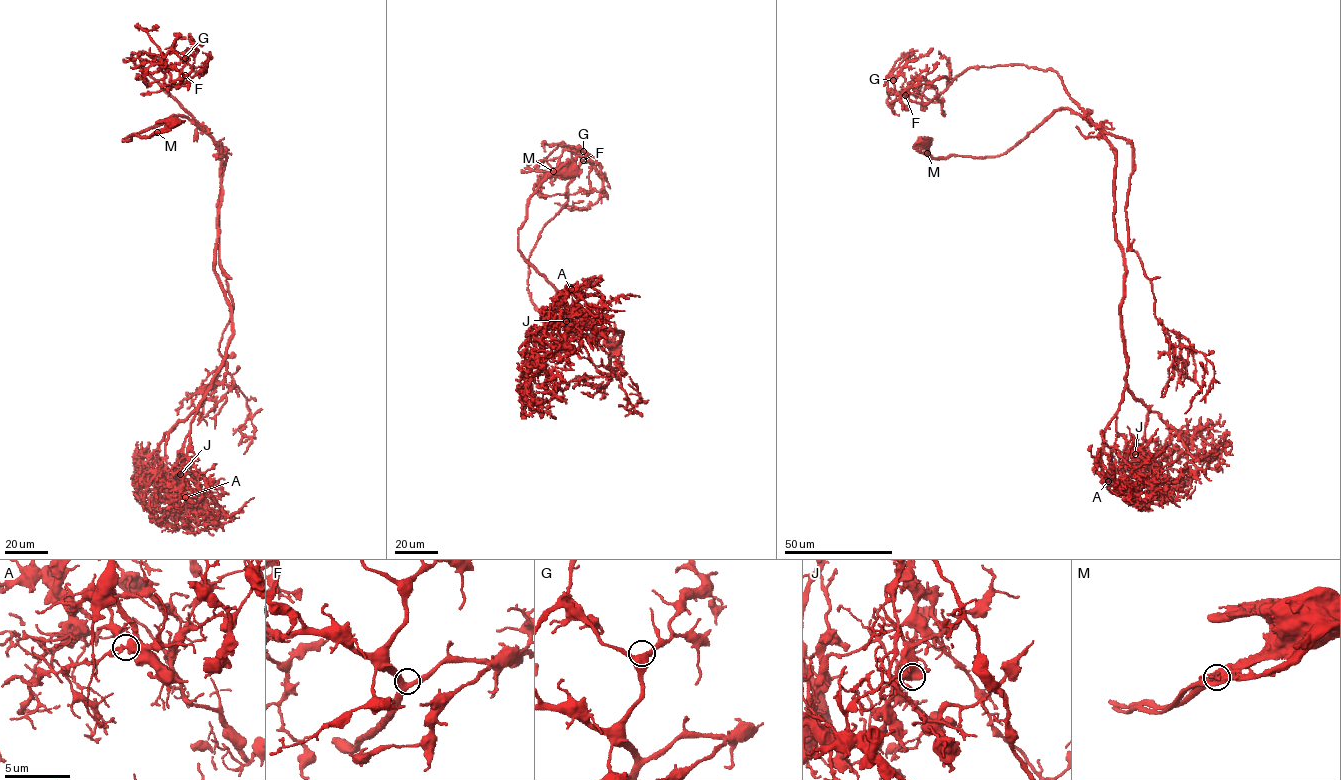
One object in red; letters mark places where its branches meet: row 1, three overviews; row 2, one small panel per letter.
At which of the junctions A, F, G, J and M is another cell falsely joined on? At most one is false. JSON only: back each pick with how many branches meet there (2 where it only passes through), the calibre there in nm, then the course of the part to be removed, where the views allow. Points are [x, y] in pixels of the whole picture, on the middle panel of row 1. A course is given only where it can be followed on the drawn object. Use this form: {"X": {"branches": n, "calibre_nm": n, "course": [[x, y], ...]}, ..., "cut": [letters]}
{"M": {"branches": 3, "calibre_nm": 650, "course": [[553, 171], [518, 249], [618, 346], [622, 366], [607, 365], [633, 408], [629, 377]]}, "cut": ["M"]}

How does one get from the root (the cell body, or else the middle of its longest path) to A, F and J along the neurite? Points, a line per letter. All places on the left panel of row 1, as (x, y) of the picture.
A: (173, 124), (122, 141), (177, 115), (213, 140), (222, 188), (215, 271), (232, 327), (191, 422), (185, 497)
F: (173, 124), (122, 141), (177, 115), (206, 132), (137, 67), (131, 52), (155, 58), (176, 86), (185, 75)
J: (173, 124), (122, 141), (177, 115), (213, 140), (222, 188), (215, 271), (232, 327), (178, 453), (180, 474)

